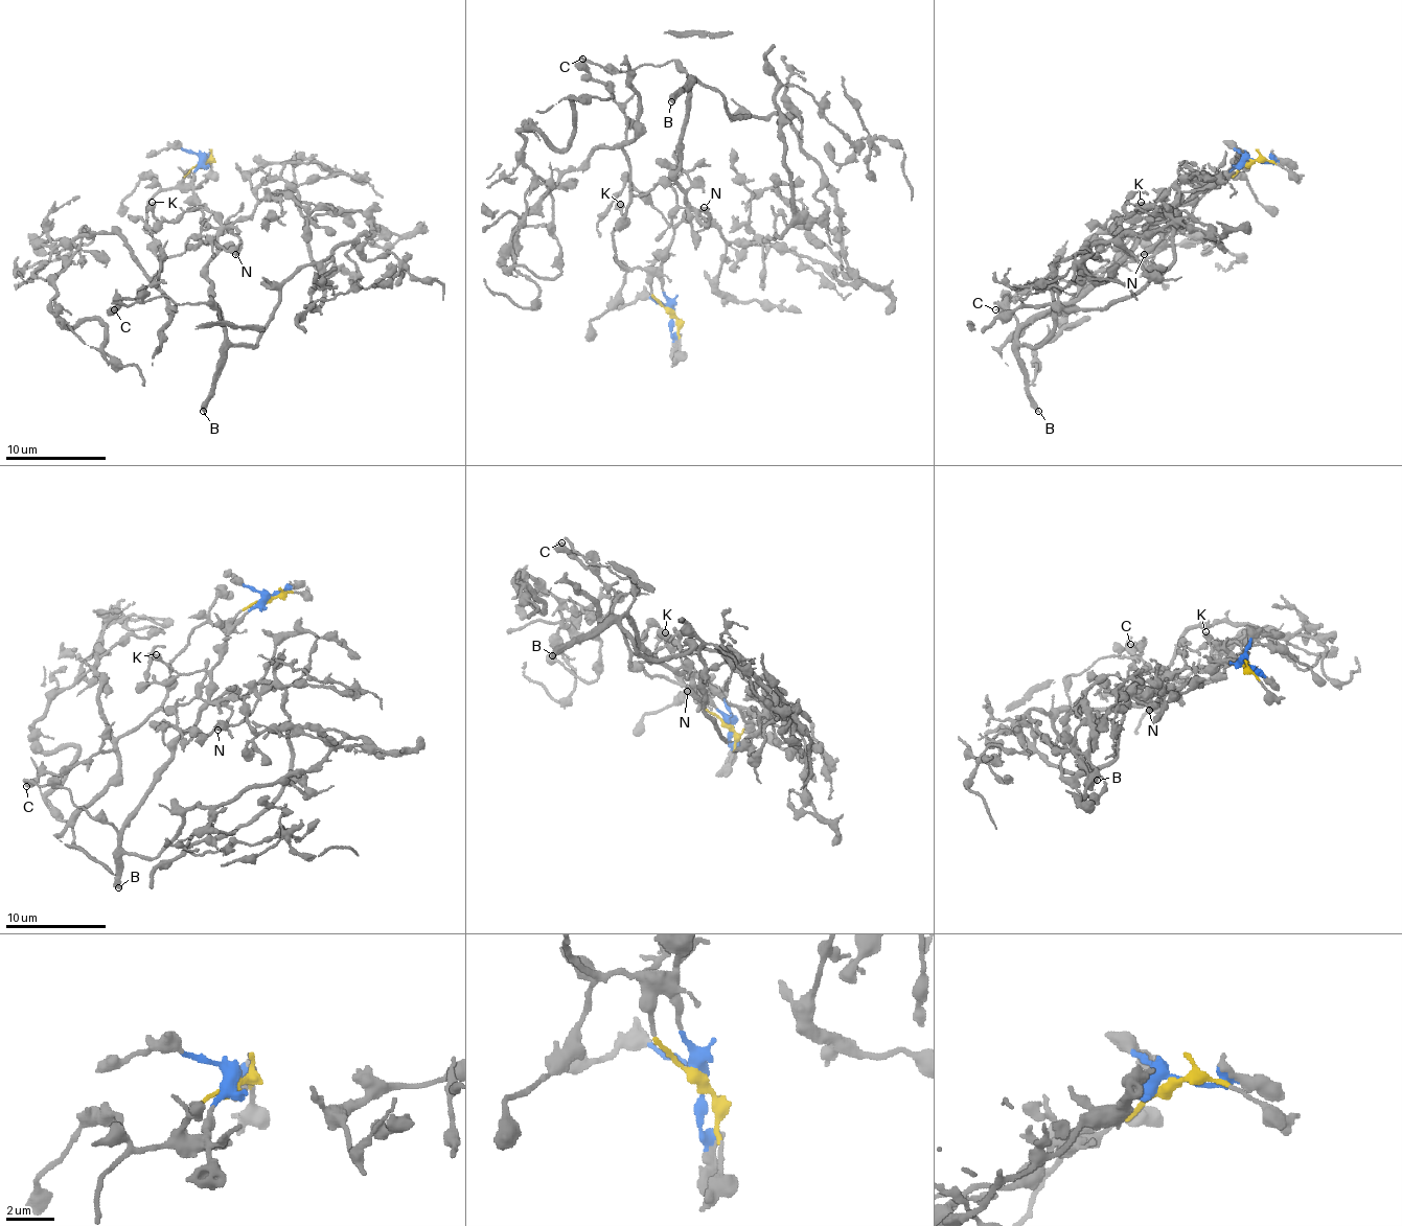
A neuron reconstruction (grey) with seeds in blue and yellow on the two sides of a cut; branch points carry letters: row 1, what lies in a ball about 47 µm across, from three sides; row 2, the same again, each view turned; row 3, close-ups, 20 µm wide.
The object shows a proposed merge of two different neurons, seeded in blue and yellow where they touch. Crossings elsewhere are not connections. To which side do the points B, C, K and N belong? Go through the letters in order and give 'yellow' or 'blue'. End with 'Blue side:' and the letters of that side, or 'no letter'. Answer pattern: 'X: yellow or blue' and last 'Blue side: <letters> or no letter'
B: blue
C: yellow
K: yellow
N: blue
Blue side: B, N

